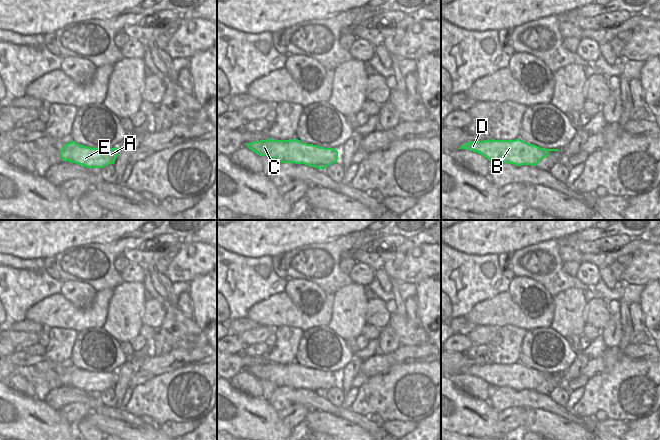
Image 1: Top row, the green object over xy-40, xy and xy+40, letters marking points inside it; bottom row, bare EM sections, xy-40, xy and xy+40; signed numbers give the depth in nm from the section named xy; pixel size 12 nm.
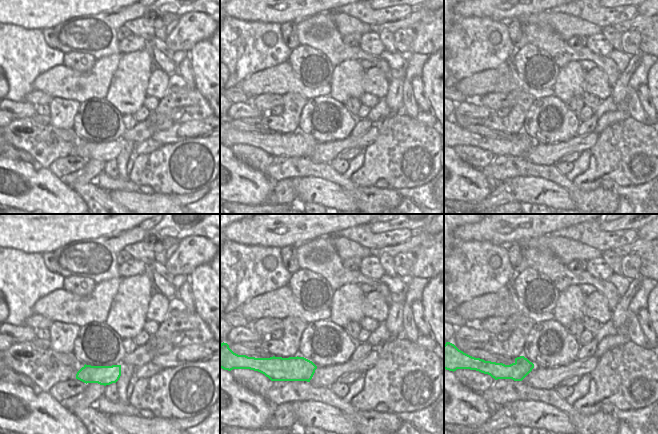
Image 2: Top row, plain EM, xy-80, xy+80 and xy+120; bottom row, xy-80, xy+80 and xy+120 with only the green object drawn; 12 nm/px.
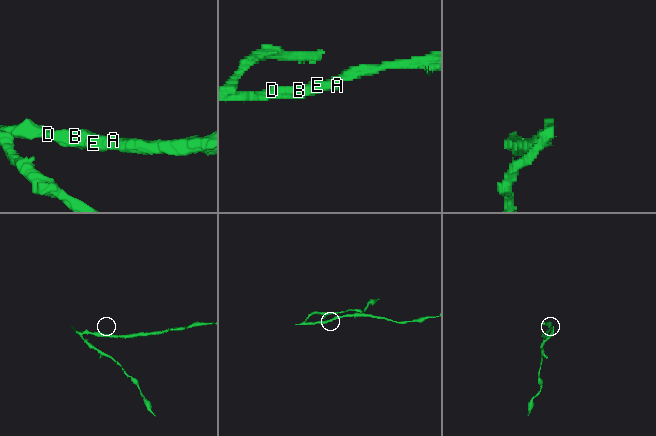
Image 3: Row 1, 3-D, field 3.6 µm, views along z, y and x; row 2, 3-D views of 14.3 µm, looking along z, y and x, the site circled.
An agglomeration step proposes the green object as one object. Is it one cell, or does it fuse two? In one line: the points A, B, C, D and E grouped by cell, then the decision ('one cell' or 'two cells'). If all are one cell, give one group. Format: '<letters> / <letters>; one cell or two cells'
A B D E / C; two cells

